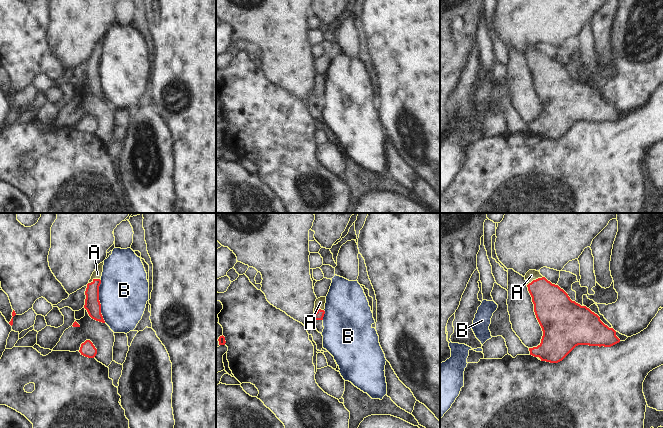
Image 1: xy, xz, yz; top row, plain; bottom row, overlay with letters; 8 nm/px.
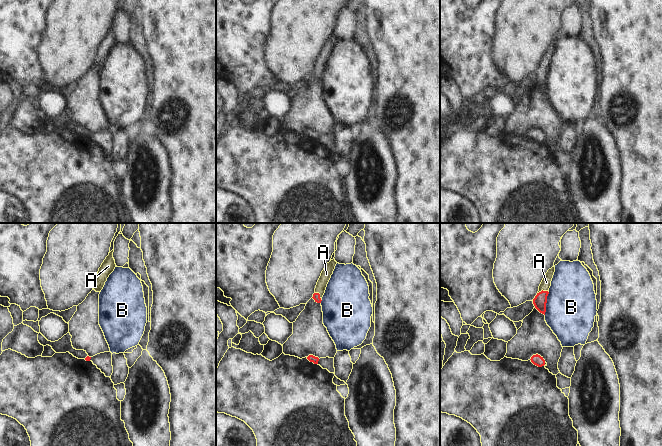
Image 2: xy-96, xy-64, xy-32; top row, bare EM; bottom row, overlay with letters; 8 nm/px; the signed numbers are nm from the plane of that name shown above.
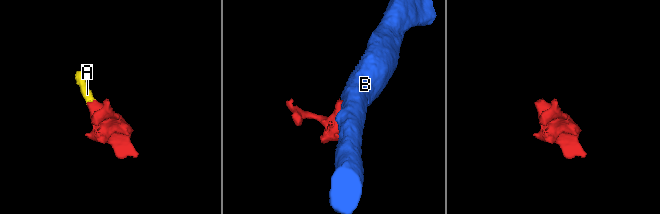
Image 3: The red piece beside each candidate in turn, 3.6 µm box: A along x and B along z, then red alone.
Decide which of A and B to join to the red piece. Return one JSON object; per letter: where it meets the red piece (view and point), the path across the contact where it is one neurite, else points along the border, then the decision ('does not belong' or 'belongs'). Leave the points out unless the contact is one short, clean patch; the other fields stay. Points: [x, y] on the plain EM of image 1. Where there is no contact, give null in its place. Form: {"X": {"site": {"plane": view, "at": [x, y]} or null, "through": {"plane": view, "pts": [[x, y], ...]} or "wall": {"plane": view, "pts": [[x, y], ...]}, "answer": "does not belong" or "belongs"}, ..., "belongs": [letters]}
{"A": {"site": {"plane": "yz", "at": [534, 56]}, "through": {"plane": "yz", "pts": [[552, 81], [534, 56], [531, 51]]}, "answer": "belongs"}, "B": {"site": {"plane": "xy", "at": [99, 77]}, "wall": {"plane": "xy", "pts": [[99, 55], [100, 89], [105, 98]]}, "answer": "does not belong"}, "belongs": ["A"]}

